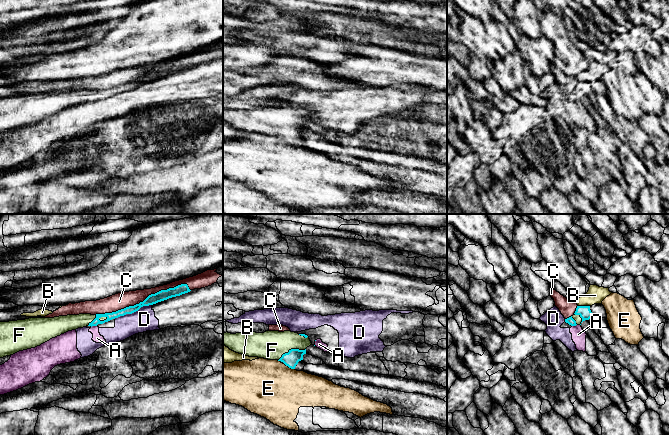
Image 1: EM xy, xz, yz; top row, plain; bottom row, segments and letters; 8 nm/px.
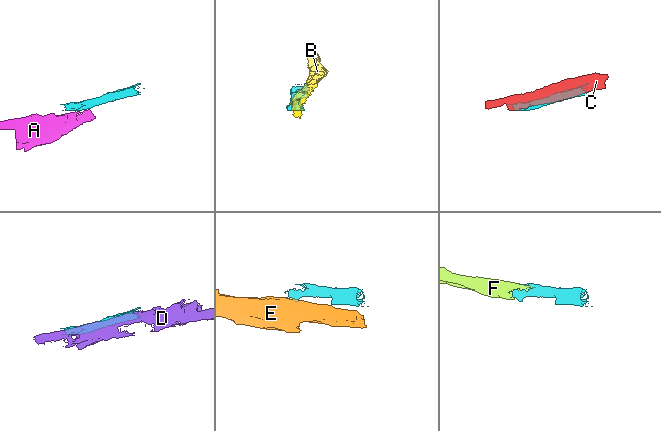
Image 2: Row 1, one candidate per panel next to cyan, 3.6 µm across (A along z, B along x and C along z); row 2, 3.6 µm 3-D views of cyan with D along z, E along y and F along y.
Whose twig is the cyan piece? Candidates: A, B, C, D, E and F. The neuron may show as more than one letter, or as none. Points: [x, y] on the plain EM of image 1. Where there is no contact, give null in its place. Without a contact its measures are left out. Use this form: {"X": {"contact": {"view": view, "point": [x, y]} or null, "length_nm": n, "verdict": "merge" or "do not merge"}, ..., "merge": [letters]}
{"A": {"contact": {"view": "xy", "point": [93, 101]}, "length_nm": 50, "verdict": "do not merge"}, "B": {"contact": {"view": "yz", "point": [584, 82]}, "length_nm": 100, "verdict": "do not merge"}, "C": {"contact": {"view": "xy", "point": [144, 76]}, "length_nm": 800, "verdict": "do not merge"}, "D": {"contact": {"view": "xy", "point": [132, 88]}, "length_nm": 320, "verdict": "do not merge"}, "E": {"contact": {"view": "xz", "point": [289, 143]}, "length_nm": 100, "verdict": "do not merge"}, "F": {"contact": {"view": "xz", "point": [291, 125]}, "length_nm": 240, "verdict": "merge"}, "merge": ["F"]}

